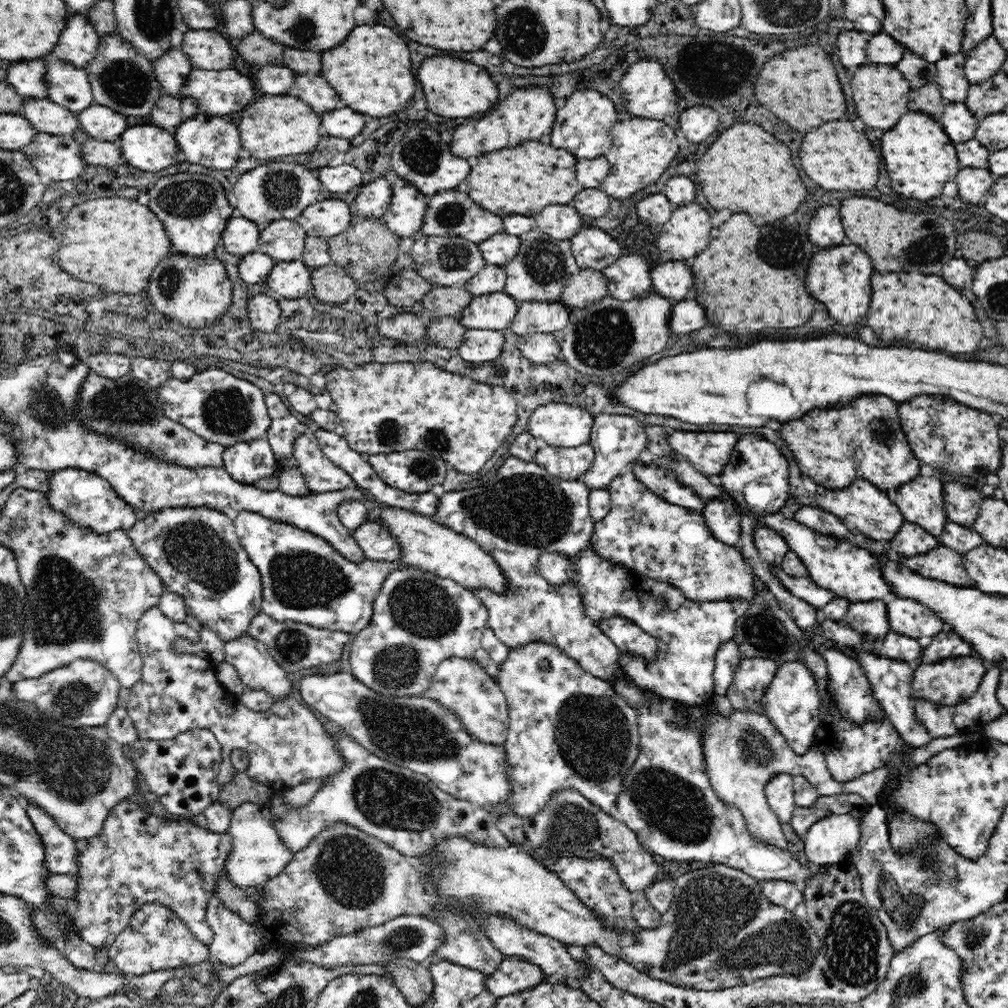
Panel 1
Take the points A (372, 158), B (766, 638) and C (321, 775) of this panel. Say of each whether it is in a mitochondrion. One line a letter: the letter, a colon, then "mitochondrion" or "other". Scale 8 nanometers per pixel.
A: other
B: mitochondrion
C: other

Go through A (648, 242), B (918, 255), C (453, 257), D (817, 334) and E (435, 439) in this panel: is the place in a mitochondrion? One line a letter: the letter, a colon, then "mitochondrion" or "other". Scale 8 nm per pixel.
A: other
B: mitochondrion
C: mitochondrion
D: other
E: mitochondrion

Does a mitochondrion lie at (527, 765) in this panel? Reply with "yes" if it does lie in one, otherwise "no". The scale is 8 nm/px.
no

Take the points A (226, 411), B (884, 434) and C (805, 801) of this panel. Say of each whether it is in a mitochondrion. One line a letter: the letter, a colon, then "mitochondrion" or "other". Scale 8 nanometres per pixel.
A: mitochondrion
B: mitochondrion
C: other

